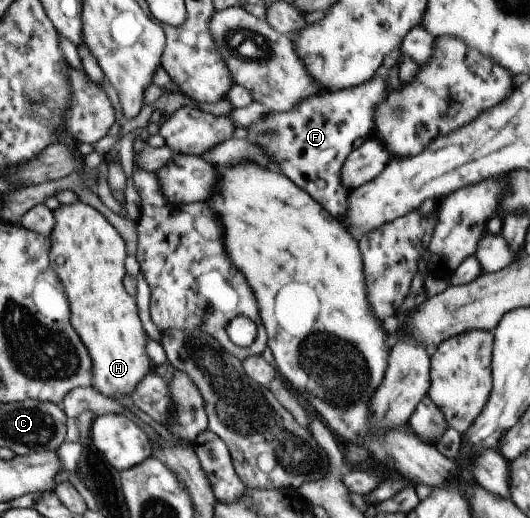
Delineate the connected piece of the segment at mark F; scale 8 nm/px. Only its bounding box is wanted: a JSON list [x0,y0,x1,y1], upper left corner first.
[245,76,388,222]

